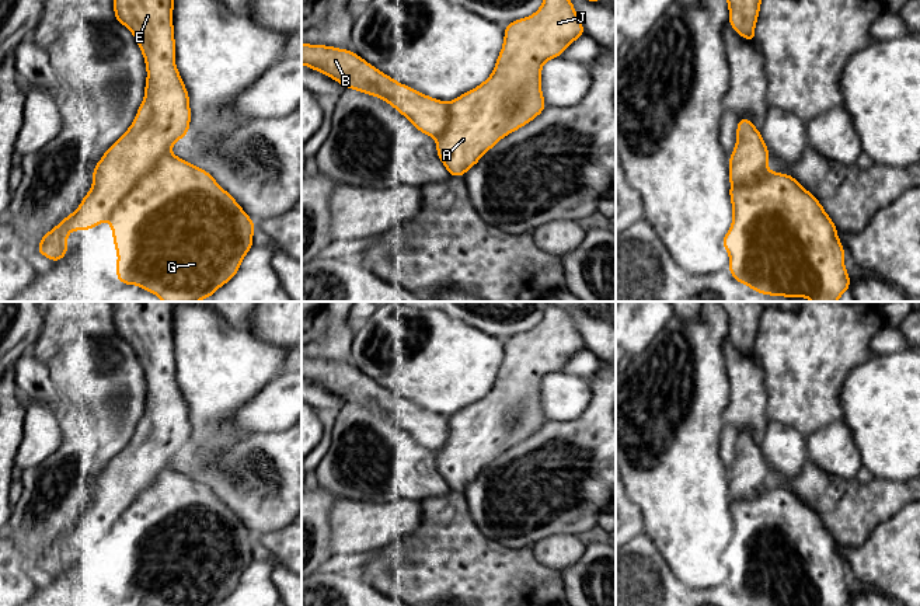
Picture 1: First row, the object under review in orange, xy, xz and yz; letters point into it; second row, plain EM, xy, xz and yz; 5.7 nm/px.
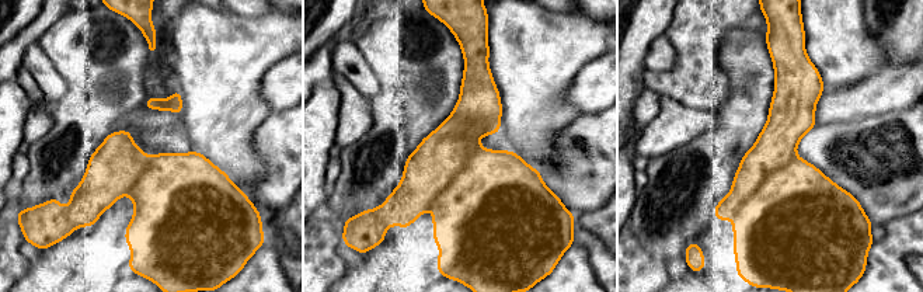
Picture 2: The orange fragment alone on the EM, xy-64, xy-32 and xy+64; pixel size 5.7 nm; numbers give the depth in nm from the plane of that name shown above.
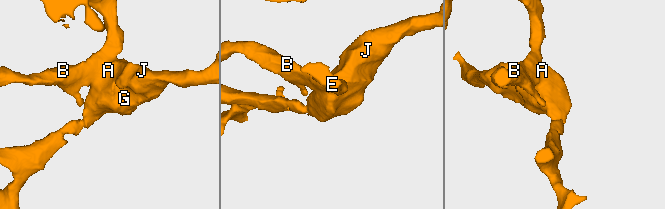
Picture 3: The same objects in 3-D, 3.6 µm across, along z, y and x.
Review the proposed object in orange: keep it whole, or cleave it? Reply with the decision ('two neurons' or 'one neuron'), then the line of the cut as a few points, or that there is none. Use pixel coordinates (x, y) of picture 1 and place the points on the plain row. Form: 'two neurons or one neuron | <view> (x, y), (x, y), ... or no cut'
one neuron | no cut

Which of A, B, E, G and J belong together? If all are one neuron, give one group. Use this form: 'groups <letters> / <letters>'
groups A B E G J

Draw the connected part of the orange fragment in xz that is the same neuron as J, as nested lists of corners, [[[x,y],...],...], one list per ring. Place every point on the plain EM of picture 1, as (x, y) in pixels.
[[[547,303],[543,318],[534,328],[505,339],[503,361],[491,390],[450,417],[395,396],[352,365],[302,356],[302,379],[327,389],[345,403],[388,417],[419,446],[436,453],[438,471],[449,490],[464,491],[502,452],[532,436],[547,422],[541,407],[541,382],[548,373],[561,372],[582,349],[586,346],[569,311]]]

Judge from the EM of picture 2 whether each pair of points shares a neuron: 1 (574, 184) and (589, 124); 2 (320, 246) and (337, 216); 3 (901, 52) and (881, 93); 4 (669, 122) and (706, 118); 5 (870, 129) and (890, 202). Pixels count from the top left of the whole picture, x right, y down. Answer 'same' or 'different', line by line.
1: same
2: different
3: different
4: same
5: same

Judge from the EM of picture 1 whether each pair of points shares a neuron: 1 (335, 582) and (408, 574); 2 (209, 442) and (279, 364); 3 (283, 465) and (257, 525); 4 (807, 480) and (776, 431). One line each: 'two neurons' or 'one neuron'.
1: two neurons
2: one neuron
3: one neuron
4: two neurons

